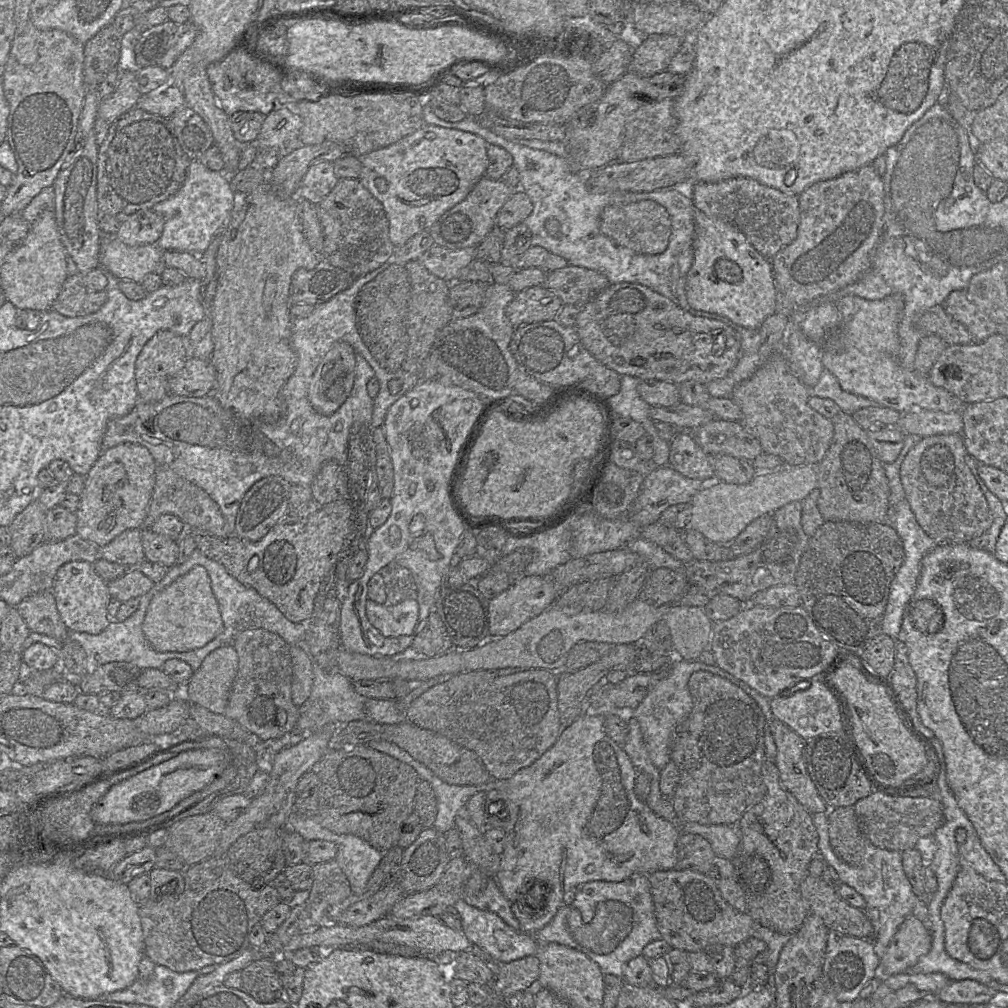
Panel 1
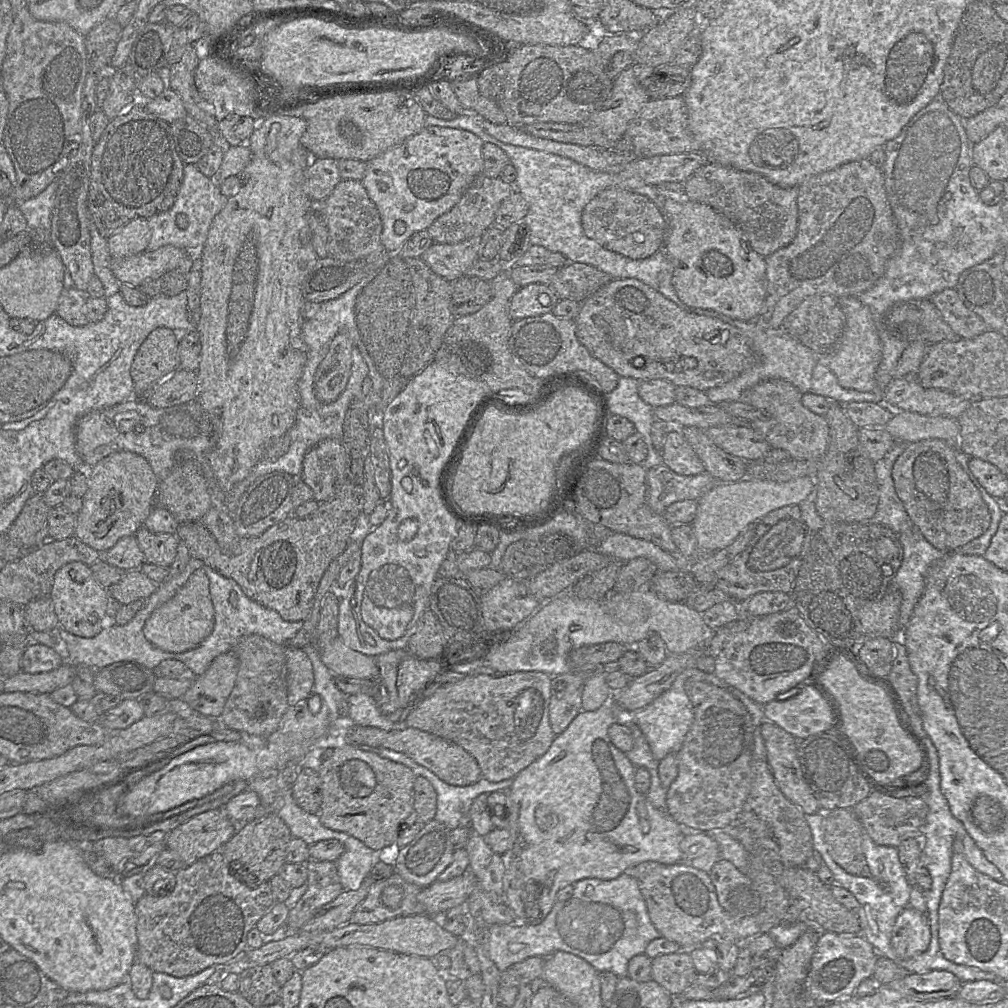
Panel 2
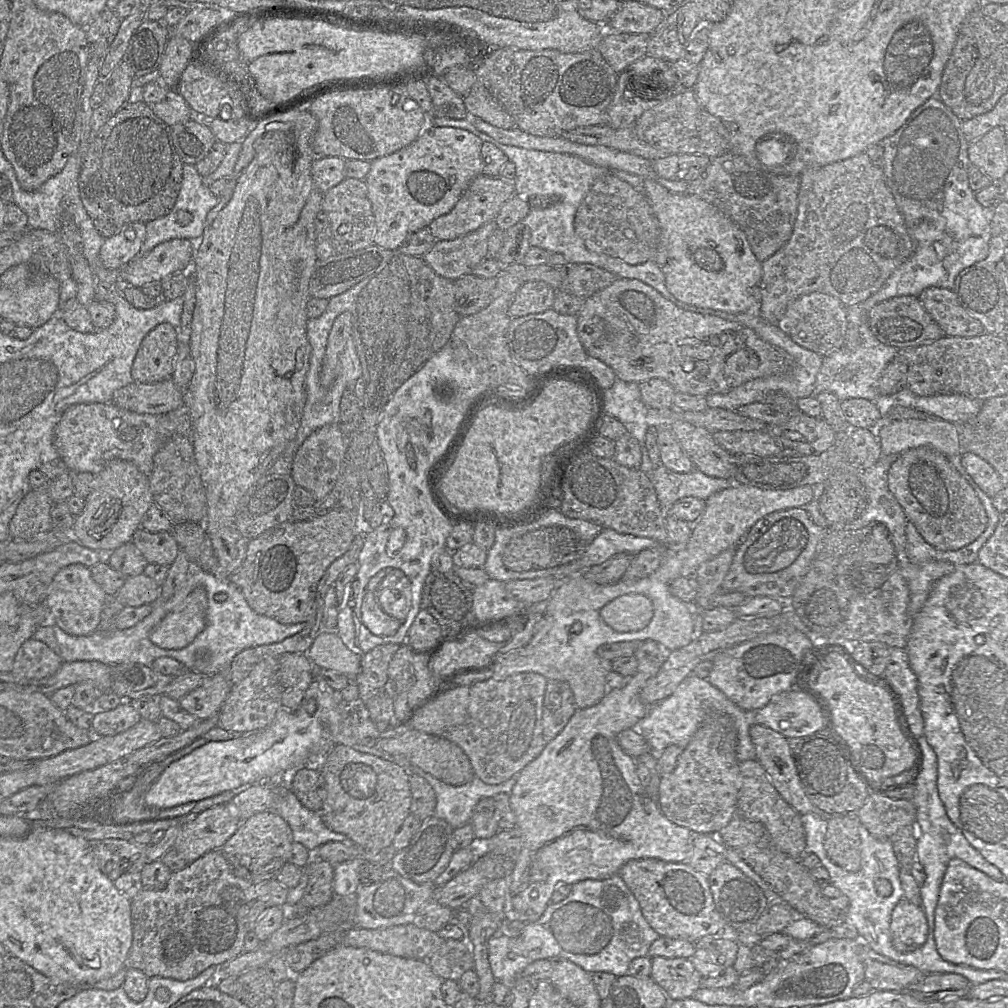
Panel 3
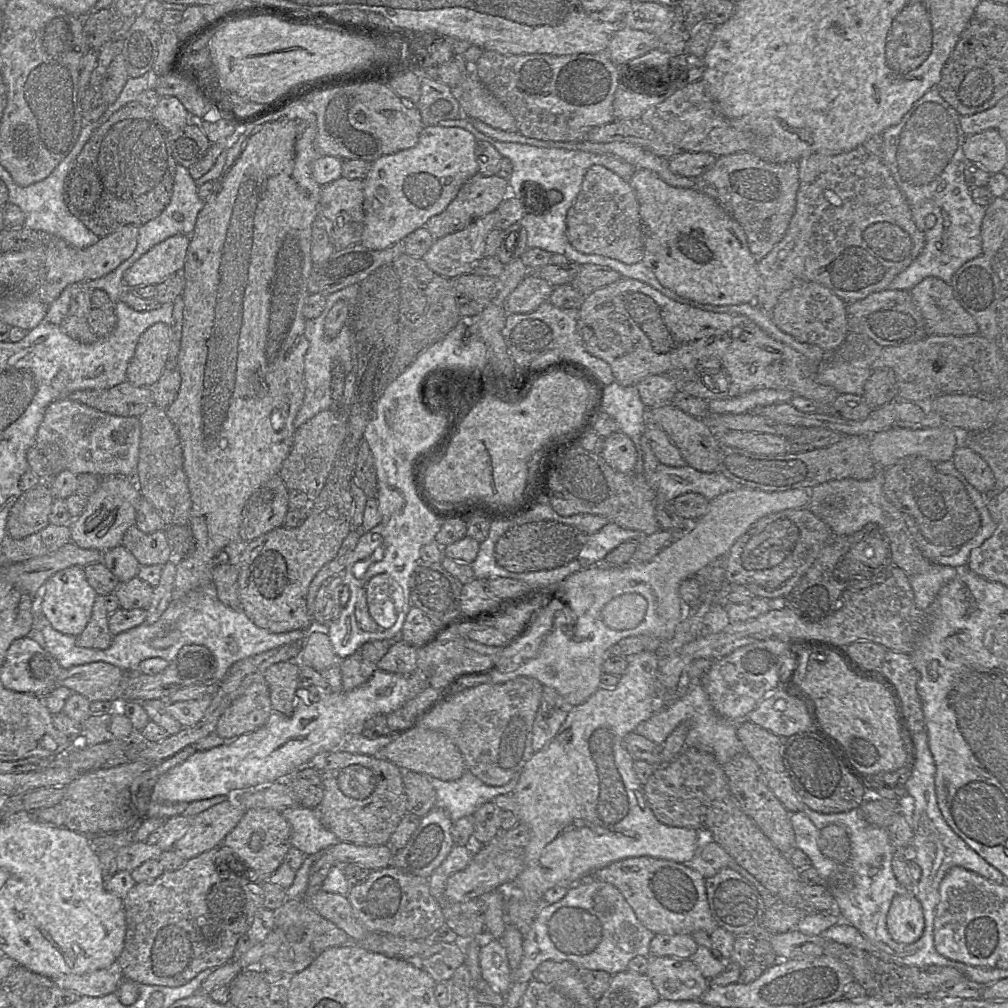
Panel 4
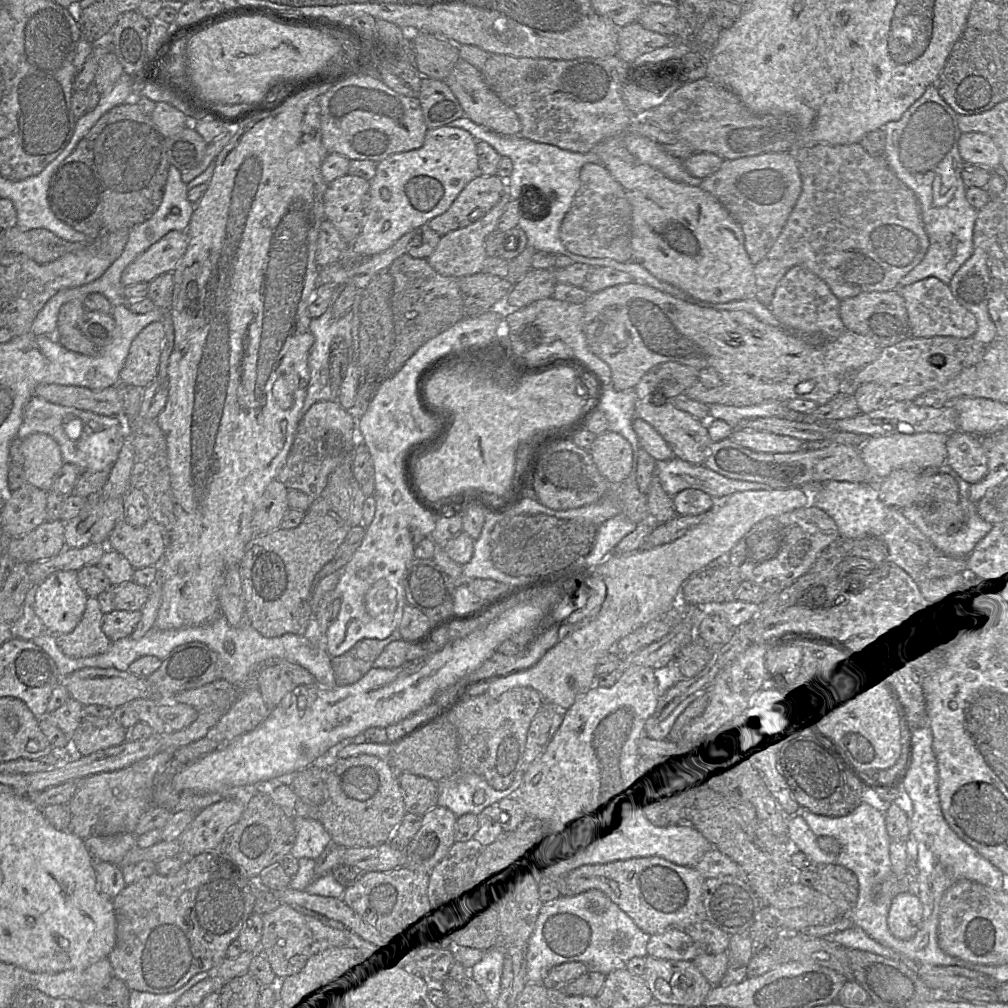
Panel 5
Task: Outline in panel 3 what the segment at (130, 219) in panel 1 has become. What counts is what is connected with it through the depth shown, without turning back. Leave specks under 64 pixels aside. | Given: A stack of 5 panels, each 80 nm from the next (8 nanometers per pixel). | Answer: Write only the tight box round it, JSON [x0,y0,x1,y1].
[99,222,146,270]

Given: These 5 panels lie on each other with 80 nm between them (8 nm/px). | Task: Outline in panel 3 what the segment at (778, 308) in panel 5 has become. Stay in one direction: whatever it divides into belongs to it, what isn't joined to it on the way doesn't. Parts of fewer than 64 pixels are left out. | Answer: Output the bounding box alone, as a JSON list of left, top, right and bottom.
[777,292,848,356]

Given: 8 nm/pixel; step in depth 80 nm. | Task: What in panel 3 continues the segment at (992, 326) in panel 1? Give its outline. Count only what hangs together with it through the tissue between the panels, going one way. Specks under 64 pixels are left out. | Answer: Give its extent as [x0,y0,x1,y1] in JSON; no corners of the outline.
[918,287,985,337]

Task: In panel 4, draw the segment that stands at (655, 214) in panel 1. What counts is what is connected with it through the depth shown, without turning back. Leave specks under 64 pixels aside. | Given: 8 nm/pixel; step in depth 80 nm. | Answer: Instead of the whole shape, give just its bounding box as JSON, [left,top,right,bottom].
[566,165,644,264]

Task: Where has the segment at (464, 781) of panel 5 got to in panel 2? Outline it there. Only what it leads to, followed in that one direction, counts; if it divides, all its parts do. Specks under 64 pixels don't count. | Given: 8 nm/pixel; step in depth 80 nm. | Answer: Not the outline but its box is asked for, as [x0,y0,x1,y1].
[354,746,513,830]

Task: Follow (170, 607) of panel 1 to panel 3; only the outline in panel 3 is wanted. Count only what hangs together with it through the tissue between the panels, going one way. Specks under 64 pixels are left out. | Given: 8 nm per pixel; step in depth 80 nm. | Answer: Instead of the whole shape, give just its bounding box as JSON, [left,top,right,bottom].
[150,587,208,650]

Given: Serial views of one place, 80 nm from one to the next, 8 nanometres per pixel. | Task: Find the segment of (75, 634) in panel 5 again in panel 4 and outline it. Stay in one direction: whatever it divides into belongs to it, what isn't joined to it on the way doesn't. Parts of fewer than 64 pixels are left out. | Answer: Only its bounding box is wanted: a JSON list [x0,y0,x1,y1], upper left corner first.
[76,596,114,650]

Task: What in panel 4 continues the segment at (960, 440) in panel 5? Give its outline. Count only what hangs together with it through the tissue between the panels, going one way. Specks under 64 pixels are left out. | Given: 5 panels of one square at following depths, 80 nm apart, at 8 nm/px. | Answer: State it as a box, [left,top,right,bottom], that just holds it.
[952,444,995,495]

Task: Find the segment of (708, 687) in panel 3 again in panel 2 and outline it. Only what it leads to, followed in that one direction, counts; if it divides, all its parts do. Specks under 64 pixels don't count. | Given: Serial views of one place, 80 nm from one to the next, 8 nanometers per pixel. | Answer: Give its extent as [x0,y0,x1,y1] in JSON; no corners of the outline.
[624,666,766,813]

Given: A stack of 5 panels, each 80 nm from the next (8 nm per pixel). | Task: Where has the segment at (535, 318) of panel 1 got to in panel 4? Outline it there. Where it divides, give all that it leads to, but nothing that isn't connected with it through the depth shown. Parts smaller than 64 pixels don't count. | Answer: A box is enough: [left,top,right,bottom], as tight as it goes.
[505,272,554,313]

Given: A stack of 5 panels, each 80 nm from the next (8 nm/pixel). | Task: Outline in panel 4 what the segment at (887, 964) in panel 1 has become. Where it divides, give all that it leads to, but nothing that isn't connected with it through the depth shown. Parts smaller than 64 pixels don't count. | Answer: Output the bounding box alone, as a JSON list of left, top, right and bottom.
[887,894,925,944]

